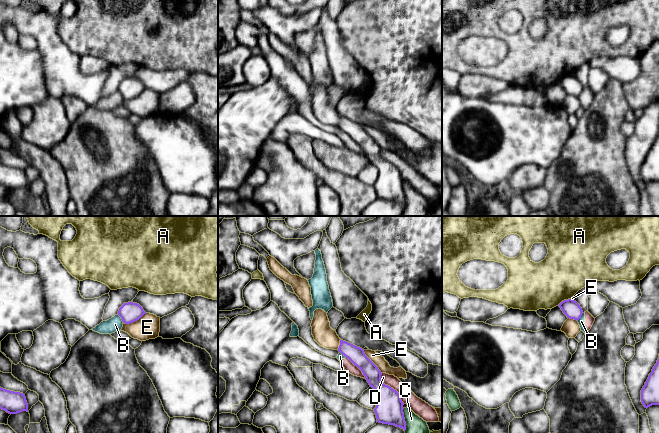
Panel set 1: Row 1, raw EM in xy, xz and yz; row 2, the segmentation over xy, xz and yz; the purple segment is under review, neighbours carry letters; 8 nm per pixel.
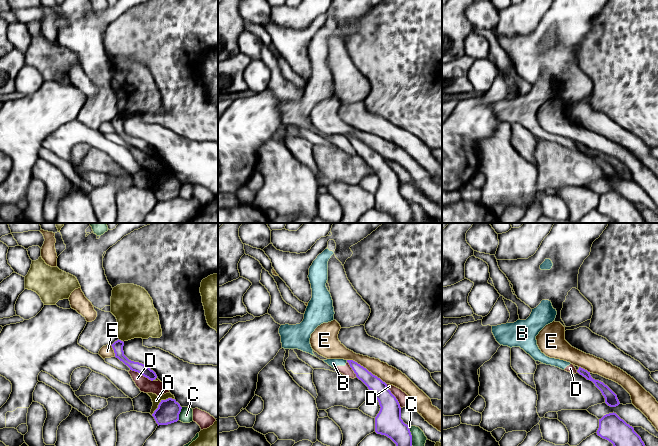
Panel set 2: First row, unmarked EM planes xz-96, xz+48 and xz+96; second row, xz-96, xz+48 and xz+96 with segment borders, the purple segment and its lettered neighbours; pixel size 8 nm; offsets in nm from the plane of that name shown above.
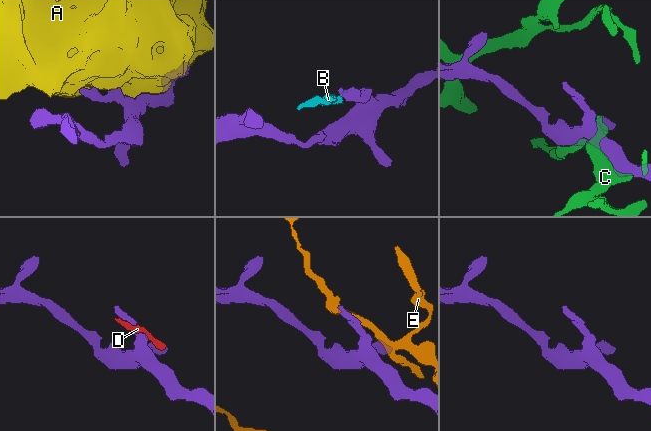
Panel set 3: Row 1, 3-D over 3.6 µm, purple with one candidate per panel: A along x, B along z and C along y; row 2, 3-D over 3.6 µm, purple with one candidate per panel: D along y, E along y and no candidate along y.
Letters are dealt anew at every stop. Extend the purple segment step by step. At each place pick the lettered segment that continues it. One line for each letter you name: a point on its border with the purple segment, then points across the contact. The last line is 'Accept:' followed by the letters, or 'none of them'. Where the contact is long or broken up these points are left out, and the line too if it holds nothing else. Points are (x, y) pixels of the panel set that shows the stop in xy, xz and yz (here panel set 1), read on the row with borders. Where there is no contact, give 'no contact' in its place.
Accept: none of them

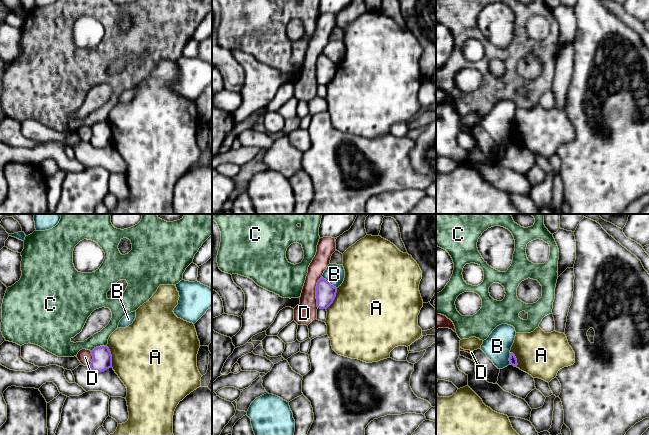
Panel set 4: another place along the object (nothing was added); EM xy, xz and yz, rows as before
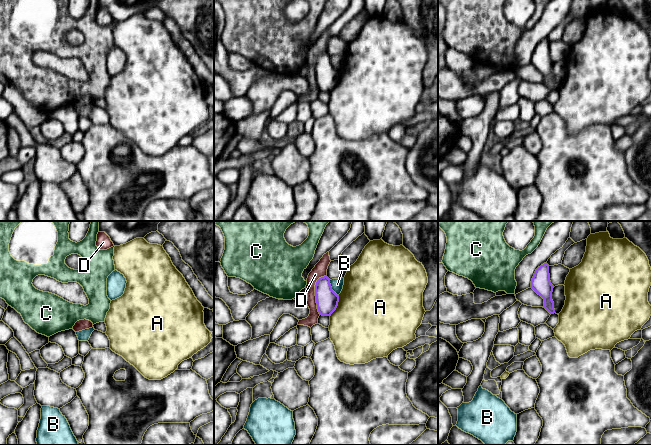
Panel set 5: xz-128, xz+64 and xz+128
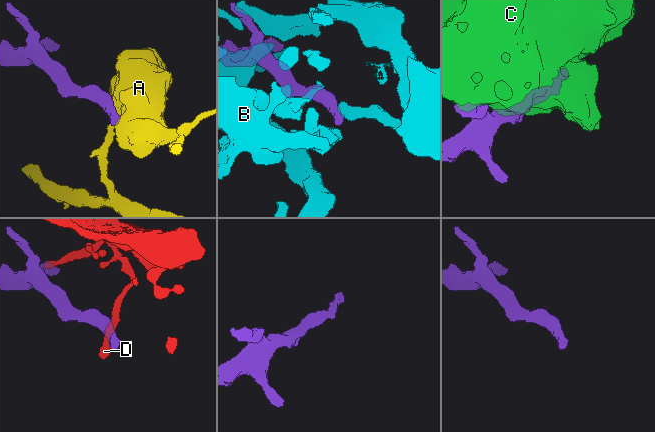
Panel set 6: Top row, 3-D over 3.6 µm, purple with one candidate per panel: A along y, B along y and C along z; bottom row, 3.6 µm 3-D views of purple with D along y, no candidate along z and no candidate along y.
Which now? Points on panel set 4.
Accept: none of them

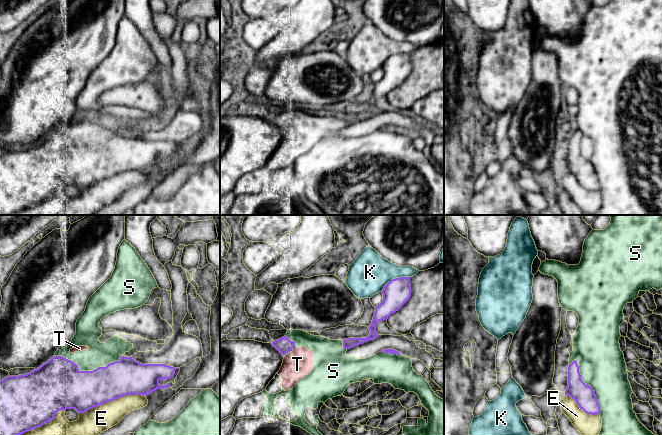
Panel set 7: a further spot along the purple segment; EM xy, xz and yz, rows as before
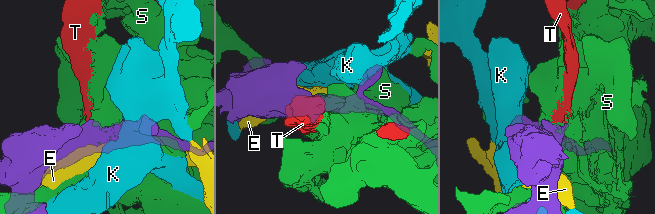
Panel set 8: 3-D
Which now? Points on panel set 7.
T: contact xz (293, 349)
Accept: T

